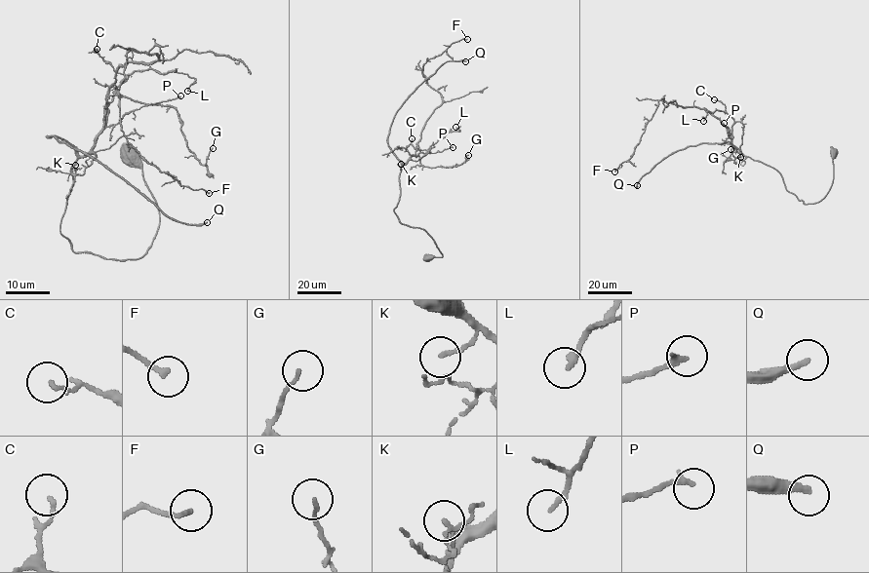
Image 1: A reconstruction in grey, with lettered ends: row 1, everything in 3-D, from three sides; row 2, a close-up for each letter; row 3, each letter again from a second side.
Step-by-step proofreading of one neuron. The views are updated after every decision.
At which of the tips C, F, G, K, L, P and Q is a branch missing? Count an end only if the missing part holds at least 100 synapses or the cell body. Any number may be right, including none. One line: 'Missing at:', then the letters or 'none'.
Missing at: Q

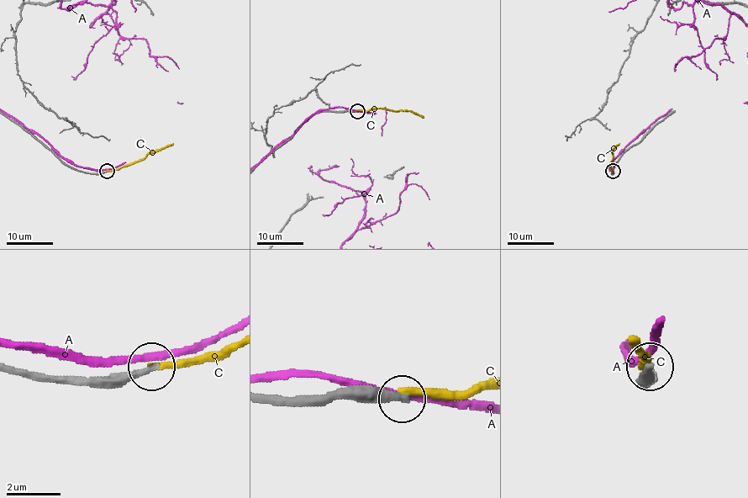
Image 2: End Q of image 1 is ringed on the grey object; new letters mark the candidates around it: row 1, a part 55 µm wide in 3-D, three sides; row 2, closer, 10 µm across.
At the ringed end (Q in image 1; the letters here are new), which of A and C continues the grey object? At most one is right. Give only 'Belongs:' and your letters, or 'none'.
Belongs: none

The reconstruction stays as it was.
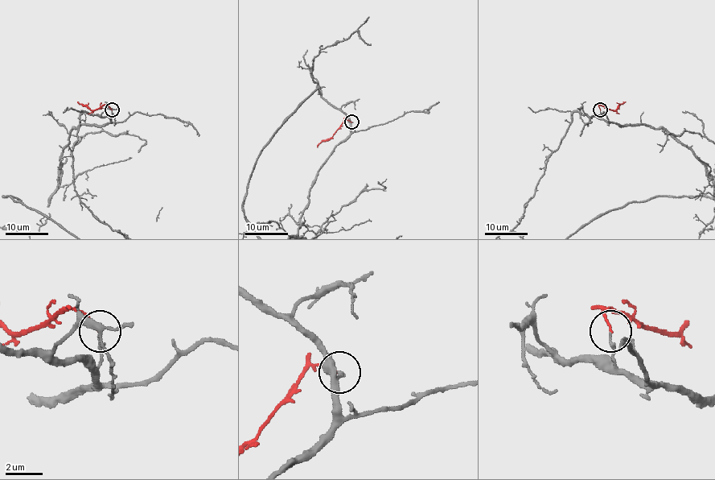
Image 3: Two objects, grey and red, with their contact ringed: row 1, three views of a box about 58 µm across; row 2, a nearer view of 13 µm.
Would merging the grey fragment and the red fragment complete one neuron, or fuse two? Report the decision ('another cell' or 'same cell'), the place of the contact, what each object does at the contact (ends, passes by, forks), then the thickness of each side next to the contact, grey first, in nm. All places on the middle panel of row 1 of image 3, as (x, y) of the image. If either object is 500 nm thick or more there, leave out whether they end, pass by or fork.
another cell | (351, 122) | grey ends | red ends | 140/100 nm

